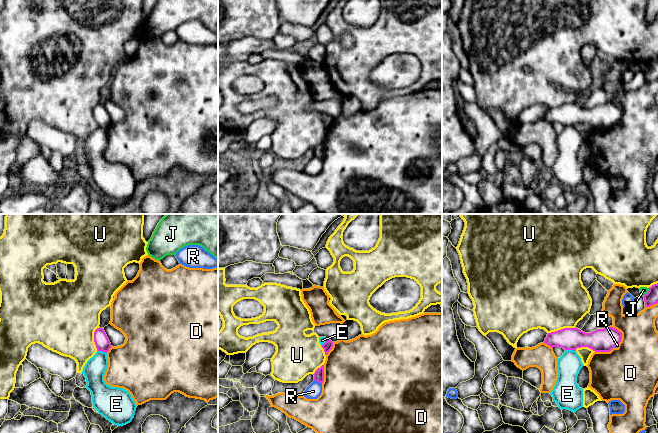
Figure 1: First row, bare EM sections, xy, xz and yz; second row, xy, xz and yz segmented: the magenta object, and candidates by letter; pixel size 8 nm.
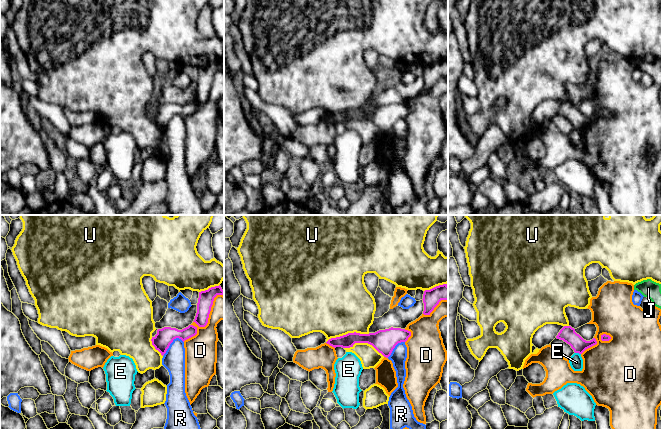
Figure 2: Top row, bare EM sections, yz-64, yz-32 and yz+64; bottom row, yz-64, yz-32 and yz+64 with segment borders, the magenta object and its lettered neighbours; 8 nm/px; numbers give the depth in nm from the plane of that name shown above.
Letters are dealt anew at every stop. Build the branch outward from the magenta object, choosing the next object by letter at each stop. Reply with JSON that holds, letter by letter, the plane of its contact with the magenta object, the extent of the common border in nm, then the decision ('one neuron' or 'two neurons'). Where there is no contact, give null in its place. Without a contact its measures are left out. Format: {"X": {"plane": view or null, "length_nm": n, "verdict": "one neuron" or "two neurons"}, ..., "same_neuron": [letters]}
{"D": {"plane": "yz", "length_nm": 170, "verdict": "two neurons"}, "E": {"plane": "yz", "length_nm": 90, "verdict": "two neurons"}, "J": {"plane": "yz", "length_nm": 90, "verdict": "two neurons"}, "R": {"plane": "xz", "length_nm": 80, "verdict": "two neurons"}, "U": {"plane": "yz", "length_nm": 240, "verdict": "two neurons"}, "same_neuron": []}

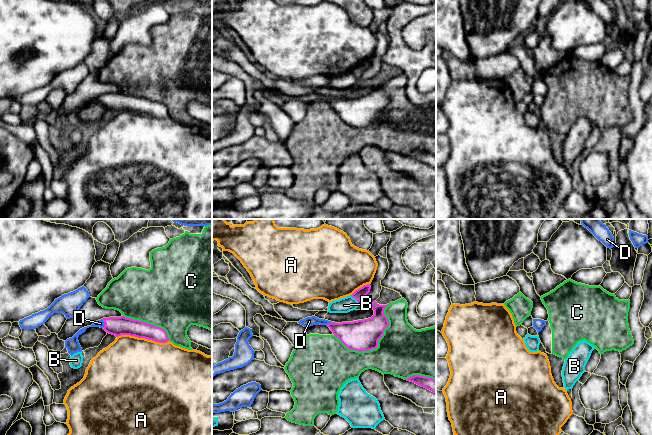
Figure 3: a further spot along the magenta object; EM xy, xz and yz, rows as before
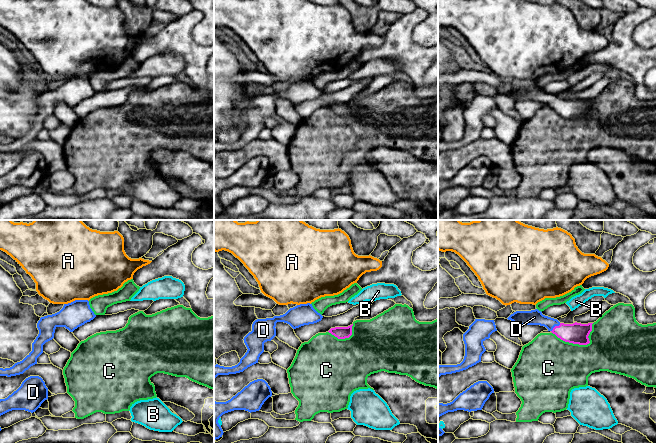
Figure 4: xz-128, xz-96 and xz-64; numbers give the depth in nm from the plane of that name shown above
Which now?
{"A": {"plane": "xy", "length_nm": 420, "verdict": "two neurons"}, "B": {"plane": "xz", "length_nm": 100, "verdict": "two neurons"}, "C": {"plane": "xz", "length_nm": 550, "verdict": "two neurons"}, "D": {"plane": "xy", "length_nm": 70, "verdict": "one neuron"}, "same_neuron": ["D"]}

